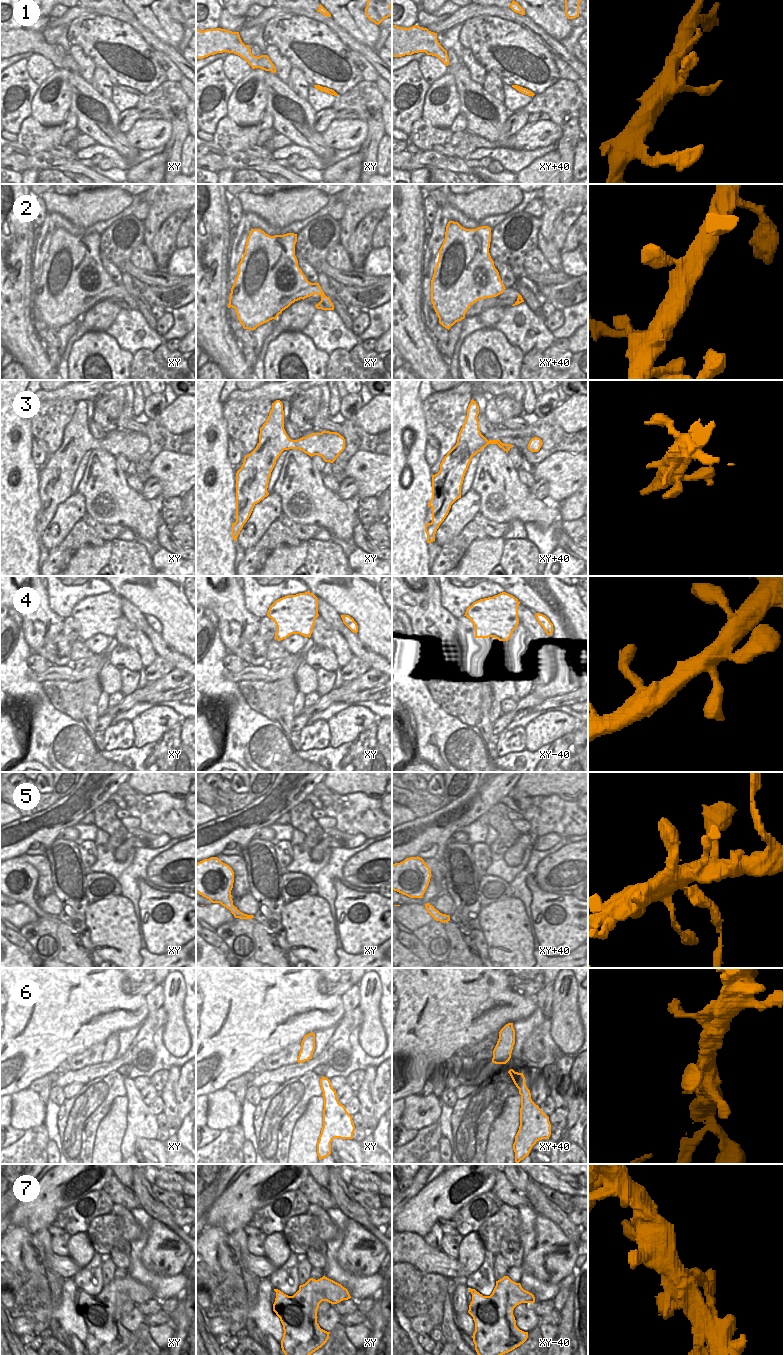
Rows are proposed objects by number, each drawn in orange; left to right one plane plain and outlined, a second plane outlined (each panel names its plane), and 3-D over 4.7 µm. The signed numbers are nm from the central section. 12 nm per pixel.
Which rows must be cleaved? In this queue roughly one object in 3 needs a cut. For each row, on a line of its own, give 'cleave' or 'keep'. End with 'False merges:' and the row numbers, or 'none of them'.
1: keep
2: cleave
3: keep
4: keep
5: cleave
6: keep
7: keep
False merges: 2, 5

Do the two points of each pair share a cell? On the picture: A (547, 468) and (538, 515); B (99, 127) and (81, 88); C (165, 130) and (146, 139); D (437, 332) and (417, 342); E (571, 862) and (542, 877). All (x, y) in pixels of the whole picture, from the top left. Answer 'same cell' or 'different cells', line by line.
A: different cells
B: same cell
C: same cell
D: different cells
E: same cell

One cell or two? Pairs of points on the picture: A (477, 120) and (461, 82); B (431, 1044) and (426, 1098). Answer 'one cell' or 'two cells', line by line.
A: one cell
B: two cells

